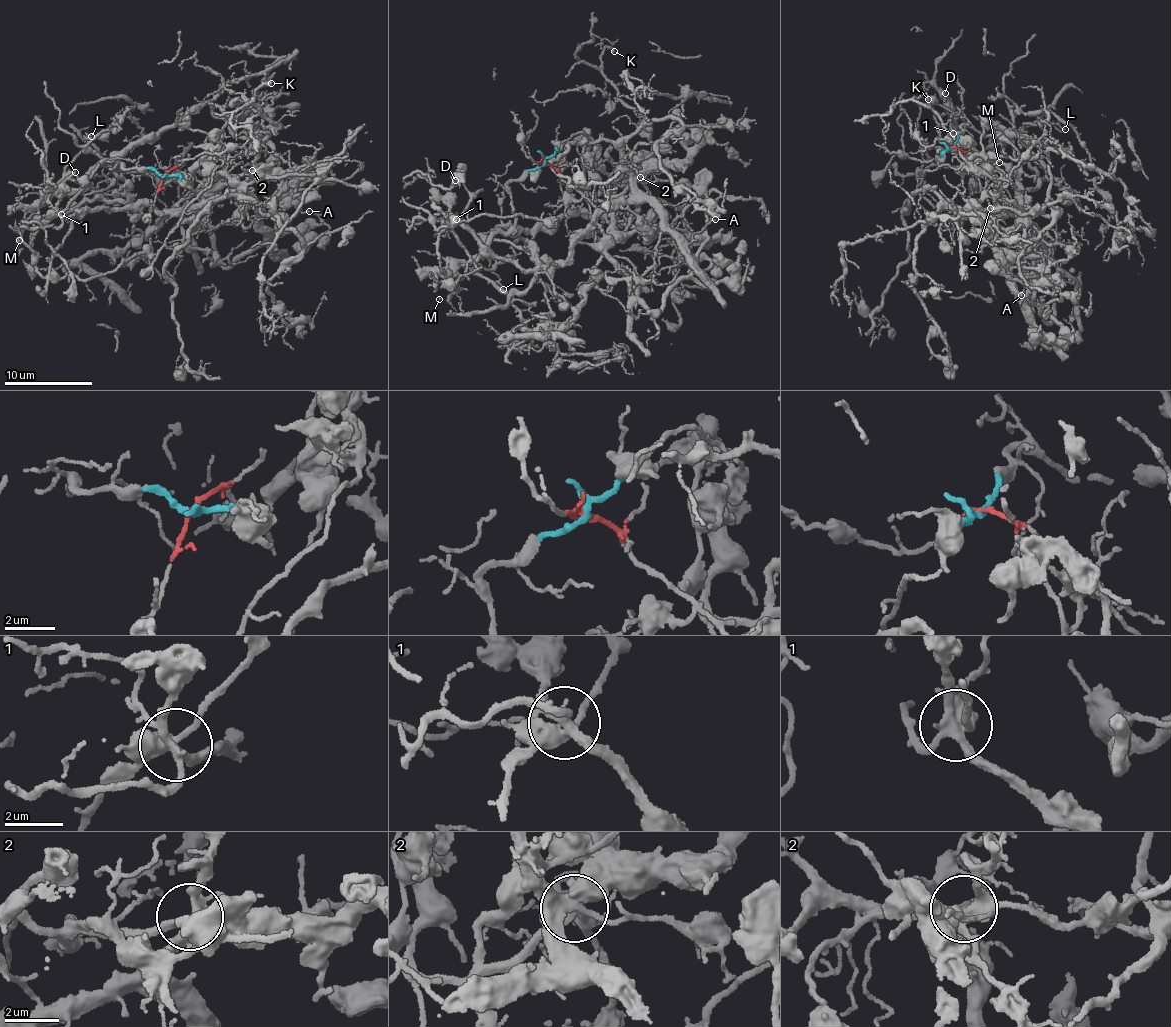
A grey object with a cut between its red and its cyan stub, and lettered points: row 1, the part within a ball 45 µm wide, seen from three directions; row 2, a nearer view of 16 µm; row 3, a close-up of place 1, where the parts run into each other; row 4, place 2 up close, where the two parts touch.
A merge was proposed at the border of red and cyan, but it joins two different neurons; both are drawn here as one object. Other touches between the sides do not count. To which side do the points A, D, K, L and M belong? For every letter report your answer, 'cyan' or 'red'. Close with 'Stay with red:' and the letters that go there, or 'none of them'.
A: red
D: red
K: red
L: cyan
M: cyan
Stay with red: A, D, K

